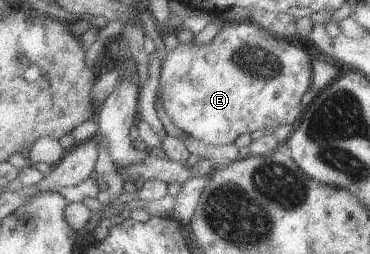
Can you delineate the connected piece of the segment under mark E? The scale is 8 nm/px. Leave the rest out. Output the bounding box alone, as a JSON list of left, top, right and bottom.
[159,21,315,146]

